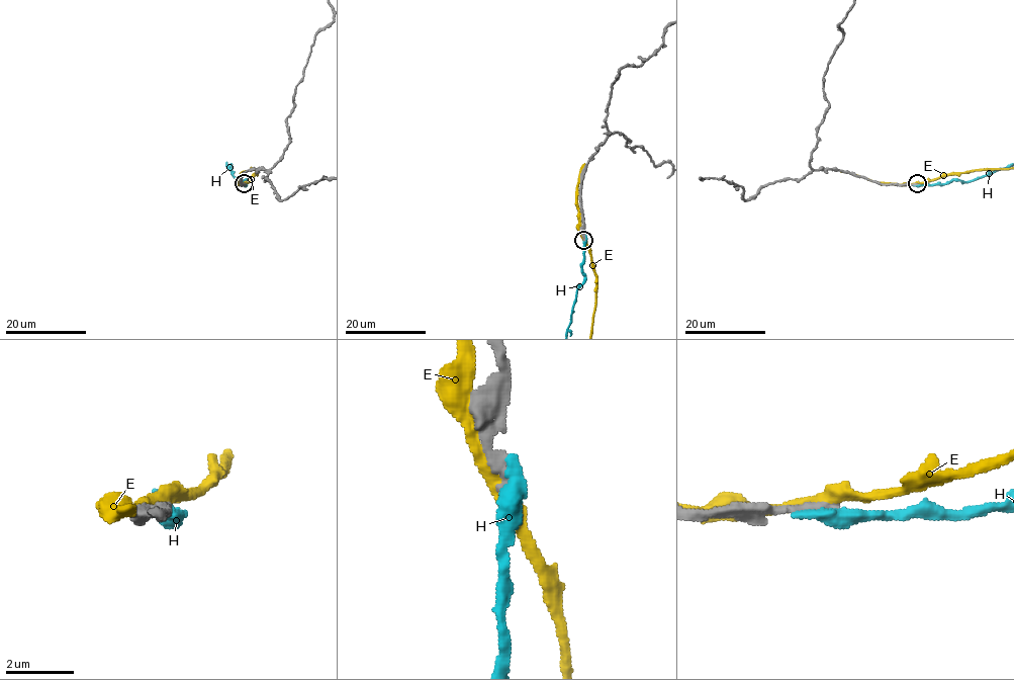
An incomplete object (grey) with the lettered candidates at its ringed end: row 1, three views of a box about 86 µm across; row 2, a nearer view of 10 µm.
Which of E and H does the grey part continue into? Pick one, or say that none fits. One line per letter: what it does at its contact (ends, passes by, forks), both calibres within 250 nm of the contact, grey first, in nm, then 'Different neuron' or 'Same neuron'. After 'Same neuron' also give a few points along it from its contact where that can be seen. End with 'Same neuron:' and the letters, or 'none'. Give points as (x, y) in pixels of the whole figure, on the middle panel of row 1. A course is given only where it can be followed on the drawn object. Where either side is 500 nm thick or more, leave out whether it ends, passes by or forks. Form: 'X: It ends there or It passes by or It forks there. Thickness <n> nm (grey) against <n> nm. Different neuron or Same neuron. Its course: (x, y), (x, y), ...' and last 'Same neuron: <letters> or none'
E: It passes by. Thickness 340 nm (grey) against 280 nm. Different neuron
H: Thickness 360 nm (grey) against 500 nm. Different neuron
Same neuron: none

